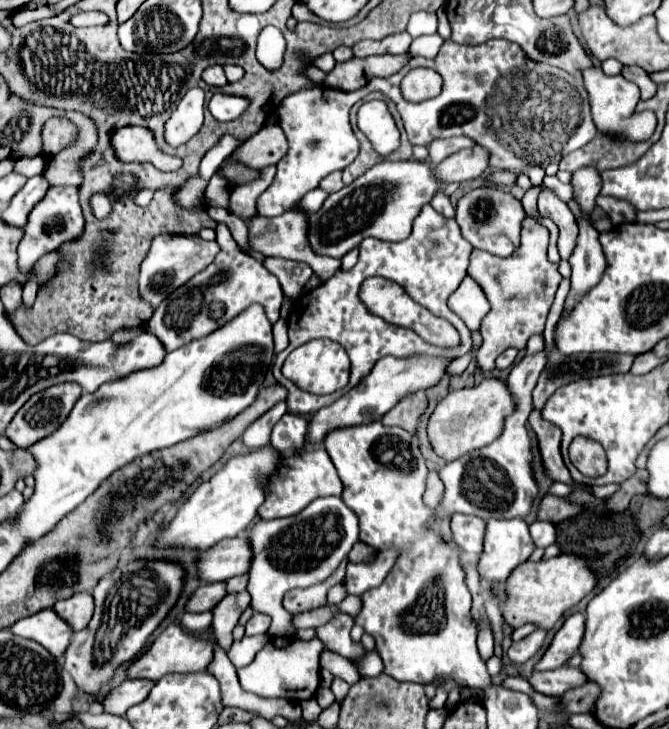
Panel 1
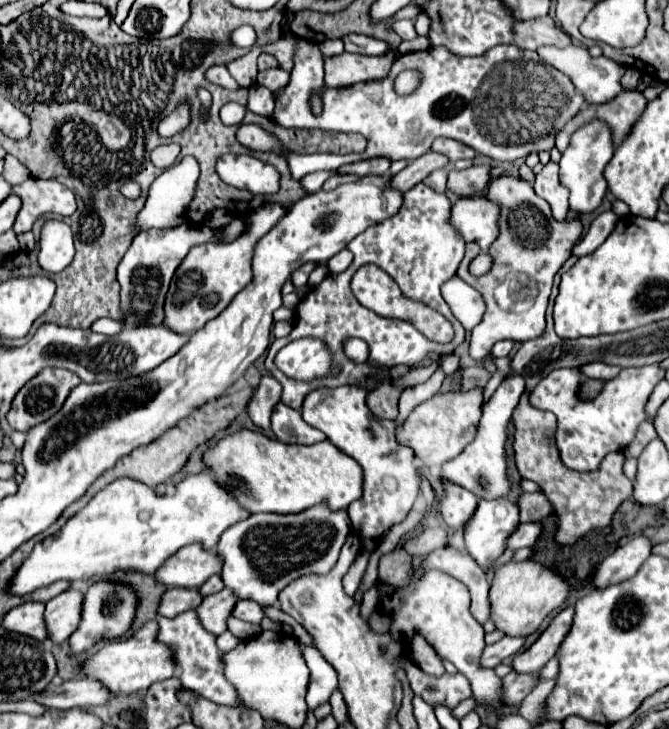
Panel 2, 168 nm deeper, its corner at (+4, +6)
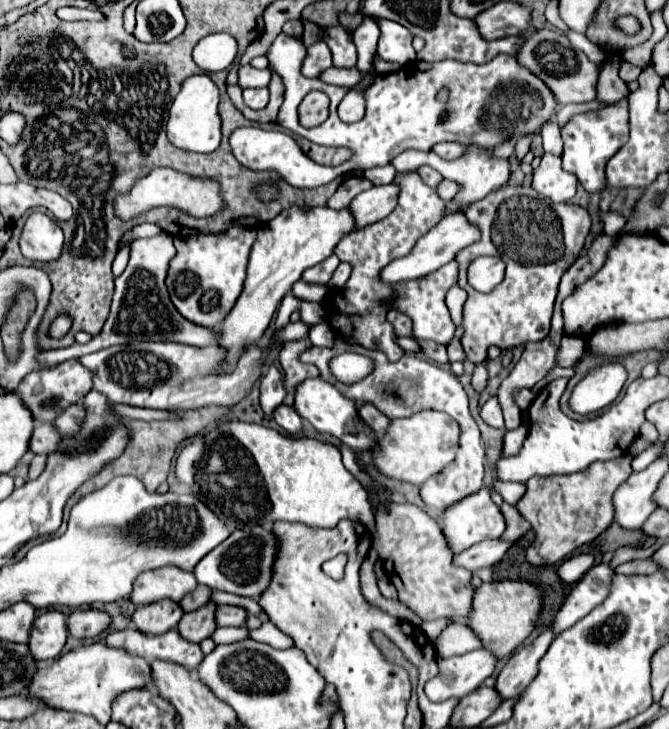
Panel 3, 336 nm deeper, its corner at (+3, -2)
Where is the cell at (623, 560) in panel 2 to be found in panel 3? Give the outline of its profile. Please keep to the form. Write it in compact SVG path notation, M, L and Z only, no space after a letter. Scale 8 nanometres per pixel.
M609 561L593 565L585 577L573 587L573 591L567 595L565 603L561 605L559 613L555 615L551 629L555 635L577 623L581 617L585 617L593 607L601 605L601 599L609 595L611 581L615 577L615 569L609 565Z

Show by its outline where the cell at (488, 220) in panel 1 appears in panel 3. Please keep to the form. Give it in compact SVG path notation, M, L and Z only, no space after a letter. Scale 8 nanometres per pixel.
M451 213L437 227L433 227L433 231L429 231L427 235L423 235L407 257L401 257L401 259L395 259L393 263L389 263L381 271L381 279L387 281L387 283L397 283L397 281L417 279L417 277L423 277L427 273L433 273L439 267L443 267L445 263L449 263L451 259L455 259L455 255L461 249L465 249L467 245L477 243L479 239L481 239L481 231L479 231L477 225L473 225L471 221L467 221L467 217L463 213Z

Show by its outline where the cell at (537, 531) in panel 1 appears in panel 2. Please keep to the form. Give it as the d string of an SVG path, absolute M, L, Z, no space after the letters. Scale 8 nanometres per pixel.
M522 523L510 537L506 543L506 549L520 549L520 547L532 547L534 541L540 535L540 525L538 523Z

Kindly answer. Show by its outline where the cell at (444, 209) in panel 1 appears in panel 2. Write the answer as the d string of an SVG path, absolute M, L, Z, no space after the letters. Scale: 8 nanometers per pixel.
M440 169L440 171L432 171L432 175L428 175L428 179L424 181L428 187L432 187L438 193L446 191L446 179L448 179L448 171Z

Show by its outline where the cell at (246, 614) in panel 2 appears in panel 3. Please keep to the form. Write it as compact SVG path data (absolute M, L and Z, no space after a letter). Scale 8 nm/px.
M219 605L217 625L219 627L241 627L247 621L247 609L237 605Z

